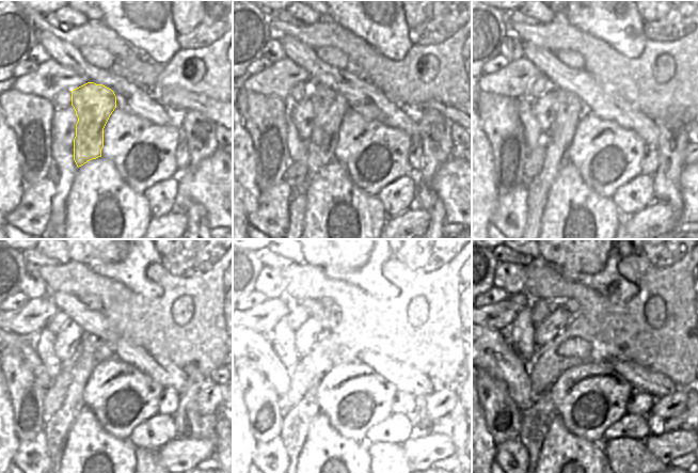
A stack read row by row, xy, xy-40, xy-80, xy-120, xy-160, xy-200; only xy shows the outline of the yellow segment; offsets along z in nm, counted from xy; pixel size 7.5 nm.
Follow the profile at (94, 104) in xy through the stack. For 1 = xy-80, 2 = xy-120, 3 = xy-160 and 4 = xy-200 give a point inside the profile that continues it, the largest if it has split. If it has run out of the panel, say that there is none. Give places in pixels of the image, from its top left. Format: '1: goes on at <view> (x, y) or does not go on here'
1: goes on at xy-80 (570, 110)
2: goes on at xy-120 (56, 429)
3: goes on at xy-160 (296, 423)
4: goes on at xy-200 (536, 421)

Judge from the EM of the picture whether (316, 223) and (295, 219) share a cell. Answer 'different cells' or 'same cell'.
different cells

